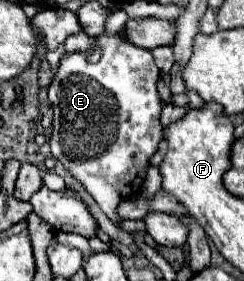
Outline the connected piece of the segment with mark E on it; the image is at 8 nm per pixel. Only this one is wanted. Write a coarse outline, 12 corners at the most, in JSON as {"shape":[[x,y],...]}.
{"shape":[[151,51],[67,53],[51,153],[119,225],[163,139]]}

